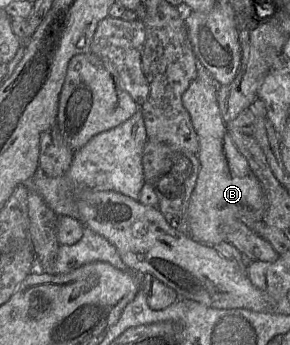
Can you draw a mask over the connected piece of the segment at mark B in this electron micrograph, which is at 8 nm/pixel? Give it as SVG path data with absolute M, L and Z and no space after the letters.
M197 59L197 77L182 96L185 109L199 139L200 168L196 186L188 207L190 236L206 245L216 245L224 240L224 220L260 220L266 209L261 184L249 167L246 158L233 143L221 115L217 99L218 85L210 72Z

